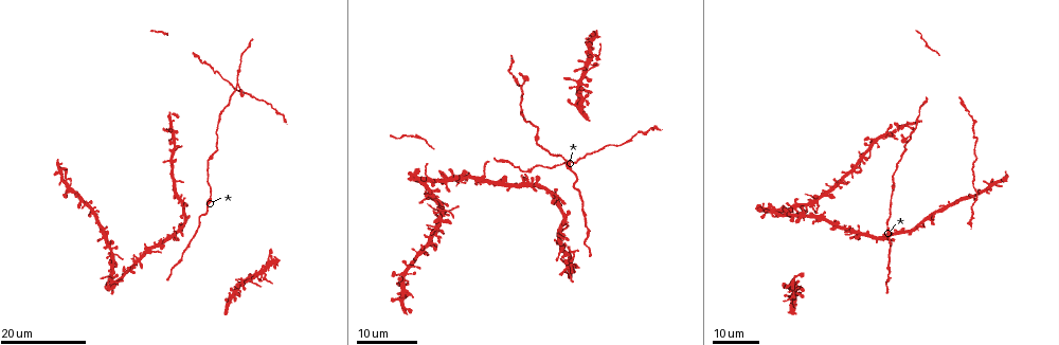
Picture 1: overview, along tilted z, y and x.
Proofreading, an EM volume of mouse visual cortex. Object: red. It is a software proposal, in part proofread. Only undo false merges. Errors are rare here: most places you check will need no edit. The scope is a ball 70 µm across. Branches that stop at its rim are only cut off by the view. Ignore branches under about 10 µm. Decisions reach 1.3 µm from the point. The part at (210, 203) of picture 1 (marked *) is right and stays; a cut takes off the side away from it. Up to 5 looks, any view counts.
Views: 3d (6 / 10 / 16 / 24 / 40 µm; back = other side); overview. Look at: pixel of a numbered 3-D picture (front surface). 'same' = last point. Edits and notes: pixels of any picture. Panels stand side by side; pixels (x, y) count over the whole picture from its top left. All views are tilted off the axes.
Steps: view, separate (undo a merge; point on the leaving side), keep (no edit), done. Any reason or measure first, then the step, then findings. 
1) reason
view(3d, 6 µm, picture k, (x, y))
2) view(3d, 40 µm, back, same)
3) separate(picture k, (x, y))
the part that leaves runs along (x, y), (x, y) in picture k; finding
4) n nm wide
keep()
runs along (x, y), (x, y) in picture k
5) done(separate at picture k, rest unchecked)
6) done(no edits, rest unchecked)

view(3d, 24 µm, picture 1, (198, 219))

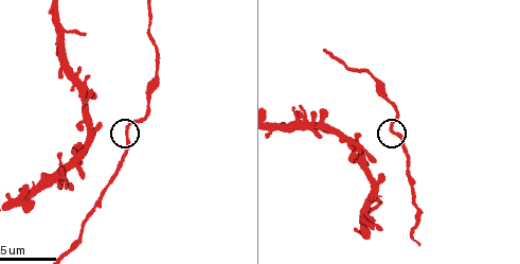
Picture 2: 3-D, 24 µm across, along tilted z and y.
closer look
view(3d, 6 µm, picture 2, (128, 129))

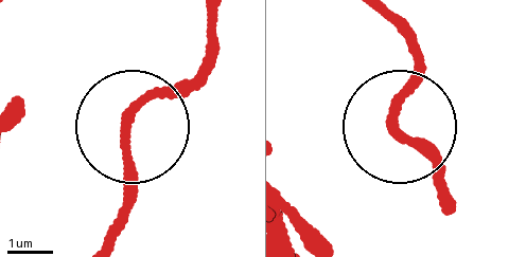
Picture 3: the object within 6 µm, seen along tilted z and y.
keep()
runs along (221, 12), (210, 67), (136, 124), (123, 223) in picture 3; one cell here

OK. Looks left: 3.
thick turns thin
view(3d, 16 µm, picture 1, (199, 63))

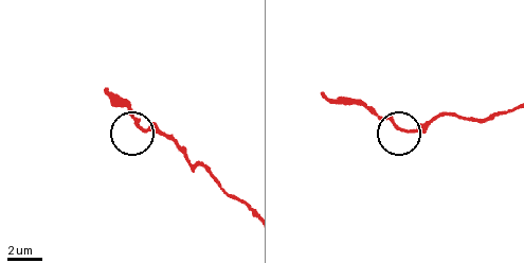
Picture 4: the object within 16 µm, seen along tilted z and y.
view(3d, 10 µm, picture 4, (409, 129))

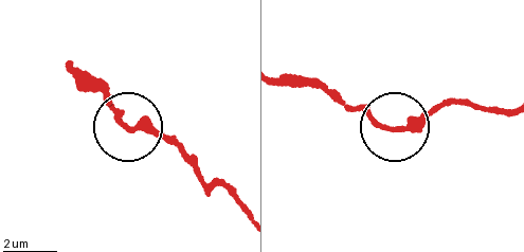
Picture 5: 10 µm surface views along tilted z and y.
3 arms
keep()
continuous, no second cell

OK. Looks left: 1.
sudden change in width
view(3d, 10 µm, picture 2, (157, 69))

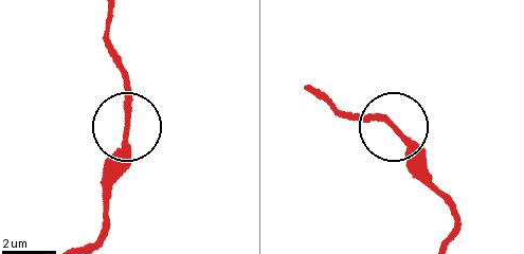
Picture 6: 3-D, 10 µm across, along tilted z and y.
190 nm wide
keep()
runs along (124, 175), (130, 92), (123, 58) in picture 6; all the same cell

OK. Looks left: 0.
done(no edits, rest unchecked)

